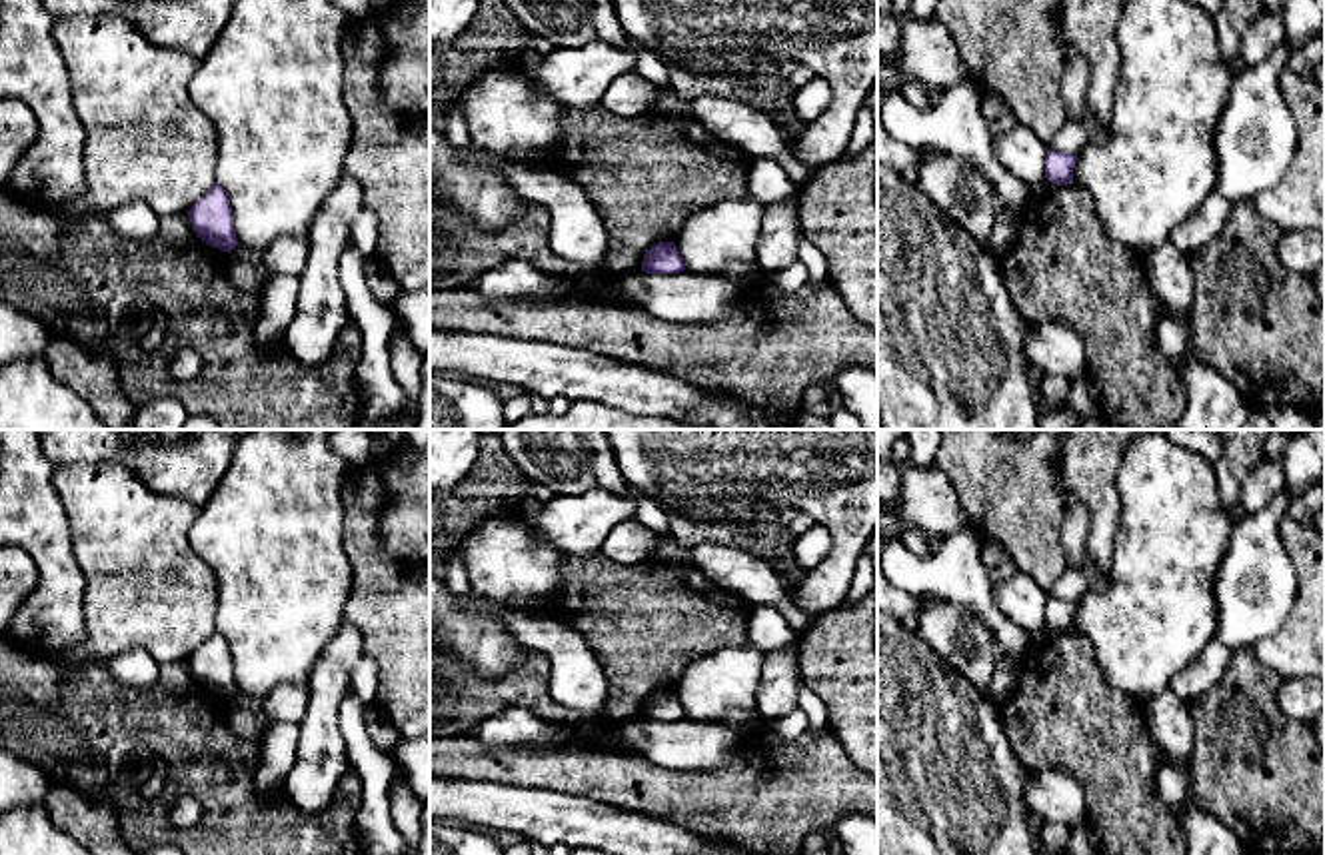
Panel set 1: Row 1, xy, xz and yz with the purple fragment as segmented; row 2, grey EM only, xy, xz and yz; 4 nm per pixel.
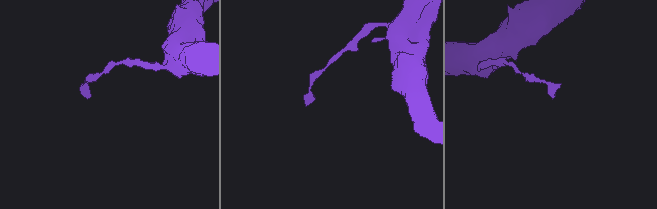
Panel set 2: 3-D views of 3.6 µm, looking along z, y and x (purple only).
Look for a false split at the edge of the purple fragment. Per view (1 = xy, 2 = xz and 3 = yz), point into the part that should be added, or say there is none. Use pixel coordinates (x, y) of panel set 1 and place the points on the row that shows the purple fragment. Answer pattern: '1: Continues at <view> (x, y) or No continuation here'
1: No continuation here
2: No continuation here
3: No continuation here

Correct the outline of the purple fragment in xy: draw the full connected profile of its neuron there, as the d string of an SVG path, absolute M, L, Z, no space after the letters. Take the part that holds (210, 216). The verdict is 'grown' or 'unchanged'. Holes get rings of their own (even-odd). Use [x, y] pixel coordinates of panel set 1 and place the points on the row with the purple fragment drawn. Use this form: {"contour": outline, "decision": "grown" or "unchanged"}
{"contour": "M214 184L188 212L196 236L212 248L232 252L238 246L226 190Z", "decision": "unchanged"}

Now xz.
{"contour": "M660 242L644 254L642 272L646 274L679 274L683 270L683 258L673 242Z", "decision": "unchanged"}

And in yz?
{"contour": "M1047 150L1045 156L1045 178L1057 186L1073 184L1073 168L1077 156Z", "decision": "unchanged"}

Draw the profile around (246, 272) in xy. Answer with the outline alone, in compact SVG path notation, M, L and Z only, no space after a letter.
M240 244L228 254L226 274L232 288L242 294L260 294L270 278L262 252Z

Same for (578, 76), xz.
M640 40L624 46L592 42L576 48L554 48L544 62L524 72L534 90L568 108L594 108L610 84L624 72L632 72L638 54L644 50Z

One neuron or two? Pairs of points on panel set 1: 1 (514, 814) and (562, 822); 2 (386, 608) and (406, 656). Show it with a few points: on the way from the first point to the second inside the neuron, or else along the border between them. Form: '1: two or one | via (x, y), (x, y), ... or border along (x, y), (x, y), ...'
1: one | via (526, 814), (550, 818)
2: one | via (398, 620), (406, 628), (406, 644)

